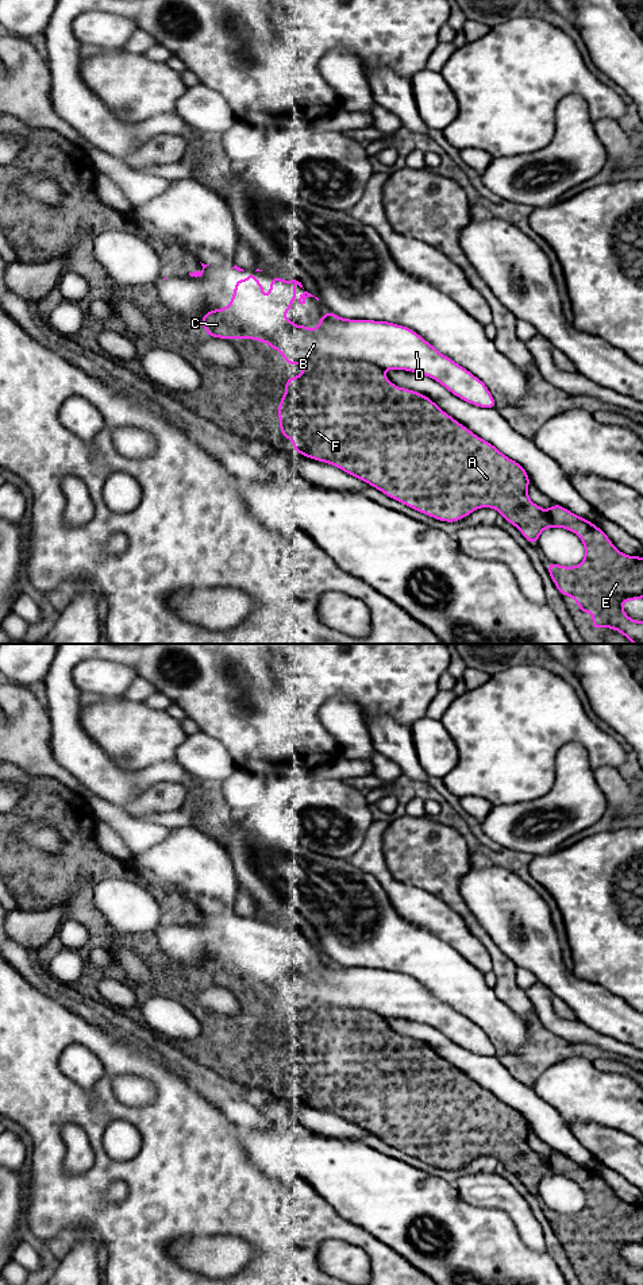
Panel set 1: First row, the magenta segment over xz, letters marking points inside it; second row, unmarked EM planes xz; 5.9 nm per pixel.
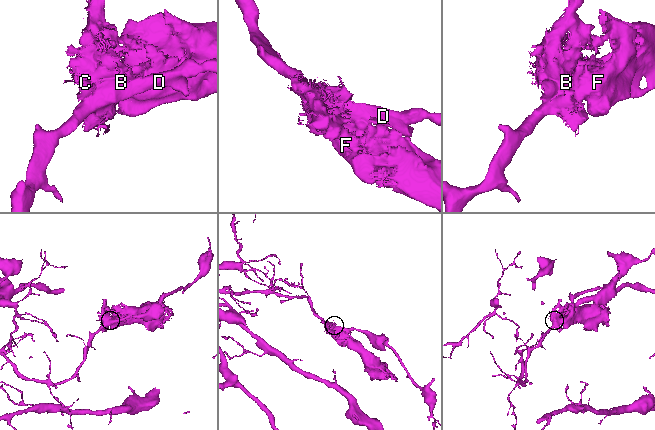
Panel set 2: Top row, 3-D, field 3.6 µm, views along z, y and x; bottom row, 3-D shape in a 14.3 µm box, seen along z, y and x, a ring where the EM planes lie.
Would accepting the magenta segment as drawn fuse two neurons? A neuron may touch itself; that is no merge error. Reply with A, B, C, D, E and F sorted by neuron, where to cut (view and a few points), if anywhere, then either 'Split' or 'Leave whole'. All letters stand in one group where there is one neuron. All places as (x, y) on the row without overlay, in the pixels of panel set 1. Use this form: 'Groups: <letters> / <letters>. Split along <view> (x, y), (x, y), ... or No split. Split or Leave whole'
Groups: A E F / B C D. Split along xz (307, 1008), (337, 1007), (349, 1023), (354, 1010), (382, 1018). Split

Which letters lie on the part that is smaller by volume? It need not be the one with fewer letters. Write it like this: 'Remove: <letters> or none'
Remove: A, E, F

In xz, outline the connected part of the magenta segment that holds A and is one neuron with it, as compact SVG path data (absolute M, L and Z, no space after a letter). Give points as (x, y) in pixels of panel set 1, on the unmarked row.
M312 1006L300 1023L285 1027L285 1042L280 1047L277 1064L280 1080L293 1091L296 1100L332 1112L369 1131L389 1146L439 1169L455 1170L480 1155L492 1155L516 1174L531 1192L538 1192L540 1181L547 1176L565 1176L575 1181L584 1191L584 1208L571 1215L552 1209L547 1212L550 1226L558 1239L562 1245L571 1245L580 1254L580 1261L590 1261L593 1278L611 1276L624 1285L643 1285L643 1269L629 1266L621 1255L627 1249L643 1246L642 1204L628 1204L620 1200L598 1174L558 1151L550 1157L539 1155L527 1142L530 1123L524 1115L454 1068L427 1043L396 1034L376 1012L354 1010L353 1023L349 1024L343 1018L332 1015L336 1011L343 1010Z

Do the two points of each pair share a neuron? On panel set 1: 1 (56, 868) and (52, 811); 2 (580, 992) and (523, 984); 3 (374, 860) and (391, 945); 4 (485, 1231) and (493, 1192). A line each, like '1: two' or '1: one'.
1: one
2: two
3: two
4: two

